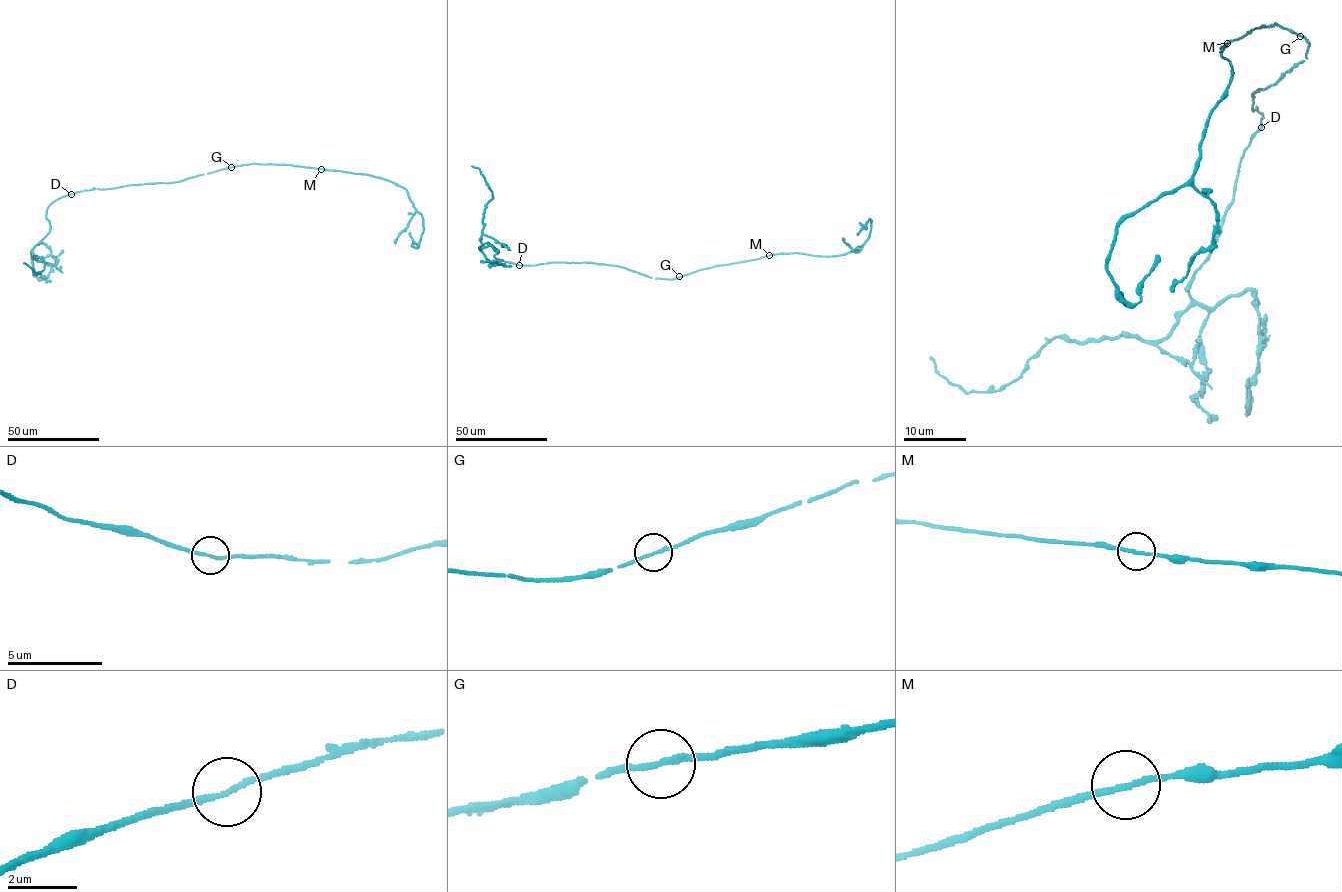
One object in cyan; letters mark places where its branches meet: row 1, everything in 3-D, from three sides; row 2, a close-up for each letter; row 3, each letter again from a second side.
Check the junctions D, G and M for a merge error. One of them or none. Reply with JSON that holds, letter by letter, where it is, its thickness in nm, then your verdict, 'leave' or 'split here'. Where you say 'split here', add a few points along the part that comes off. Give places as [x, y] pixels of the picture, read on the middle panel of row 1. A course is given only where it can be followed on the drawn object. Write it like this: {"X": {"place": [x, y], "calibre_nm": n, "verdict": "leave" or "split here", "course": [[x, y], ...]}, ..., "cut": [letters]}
{"D": {"place": [519, 265], "calibre_nm": 140, "verdict": "leave"}, "G": {"place": [679, 276], "calibre_nm": 150, "verdict": "leave"}, "M": {"place": [769, 255], "calibre_nm": 140, "verdict": "leave"}, "cut": []}

